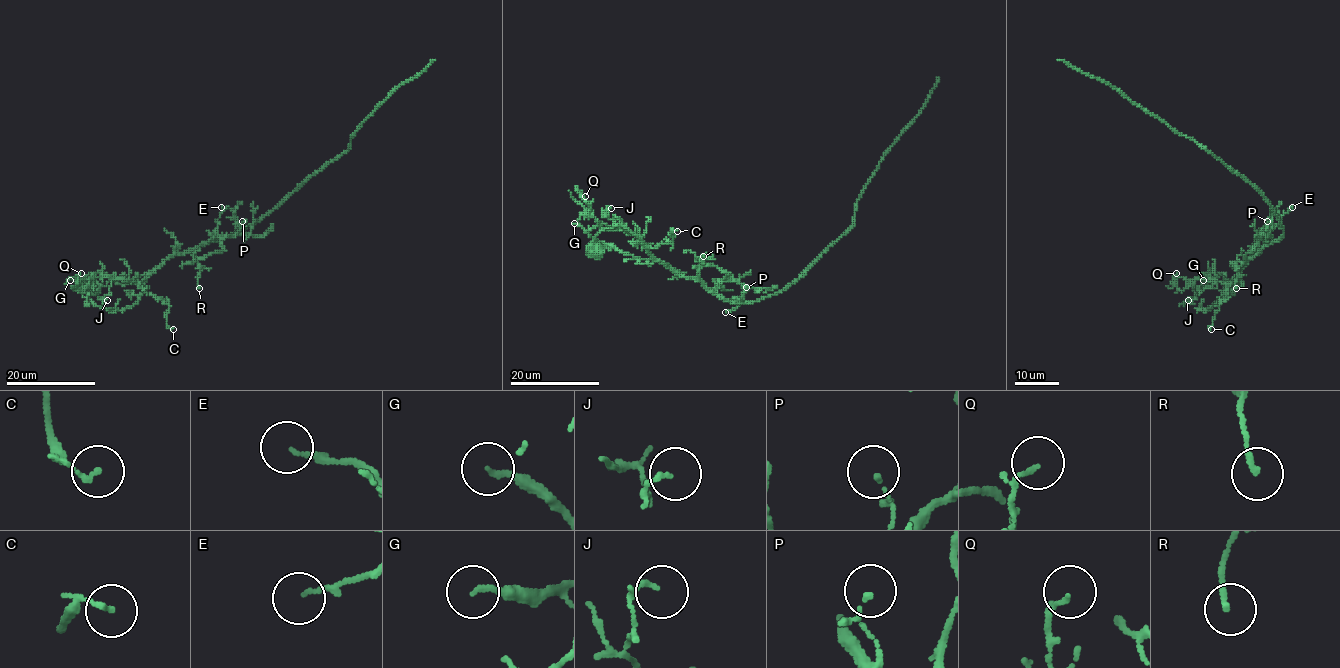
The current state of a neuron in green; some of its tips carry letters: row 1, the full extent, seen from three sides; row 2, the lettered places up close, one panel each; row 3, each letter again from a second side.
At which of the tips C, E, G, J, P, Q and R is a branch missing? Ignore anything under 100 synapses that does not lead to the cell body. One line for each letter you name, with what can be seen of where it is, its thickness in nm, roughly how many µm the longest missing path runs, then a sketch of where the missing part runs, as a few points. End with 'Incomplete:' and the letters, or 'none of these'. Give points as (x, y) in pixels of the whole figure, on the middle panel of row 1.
Incomplete: none of these

